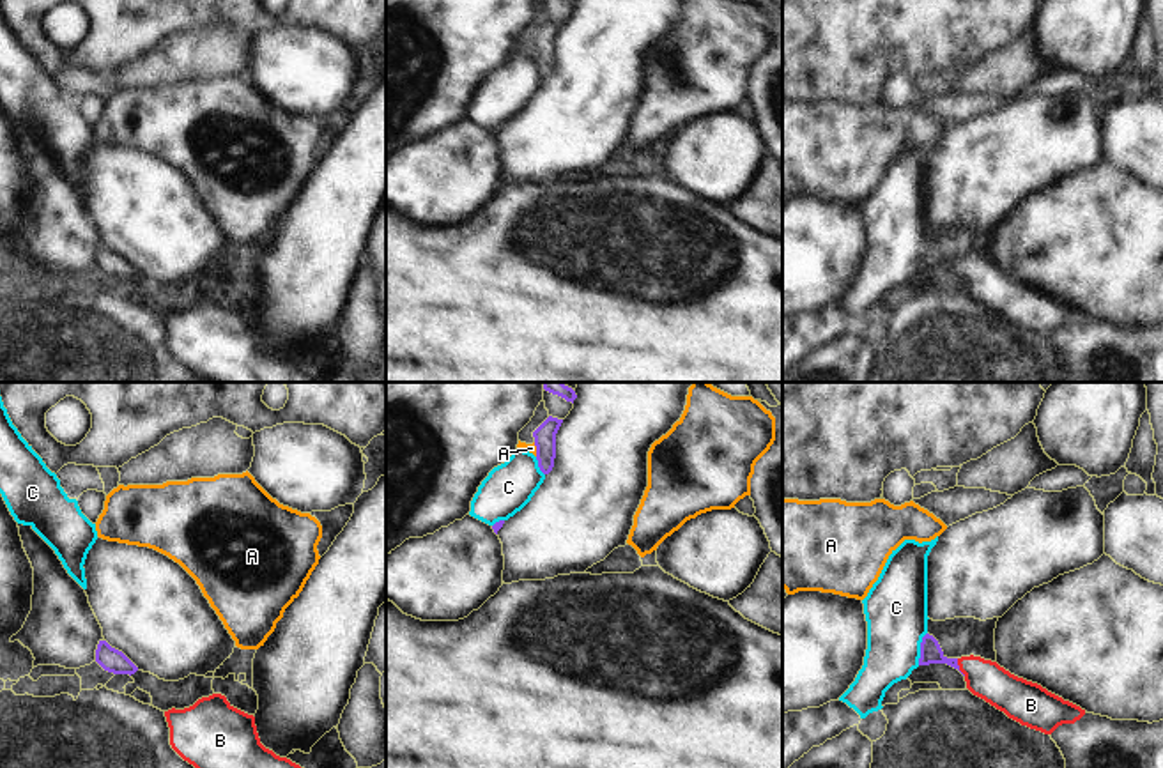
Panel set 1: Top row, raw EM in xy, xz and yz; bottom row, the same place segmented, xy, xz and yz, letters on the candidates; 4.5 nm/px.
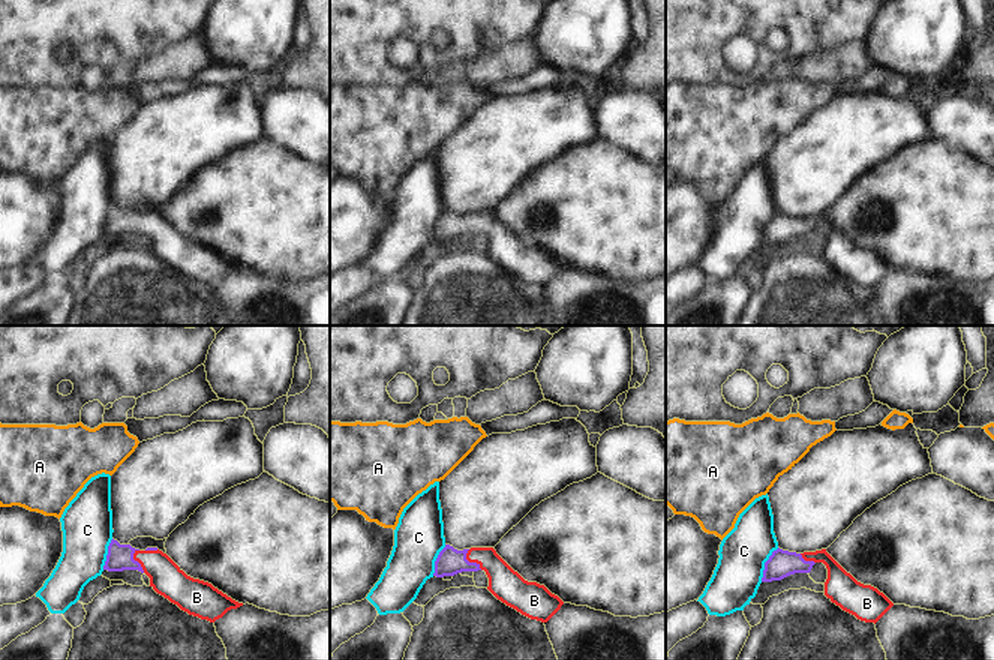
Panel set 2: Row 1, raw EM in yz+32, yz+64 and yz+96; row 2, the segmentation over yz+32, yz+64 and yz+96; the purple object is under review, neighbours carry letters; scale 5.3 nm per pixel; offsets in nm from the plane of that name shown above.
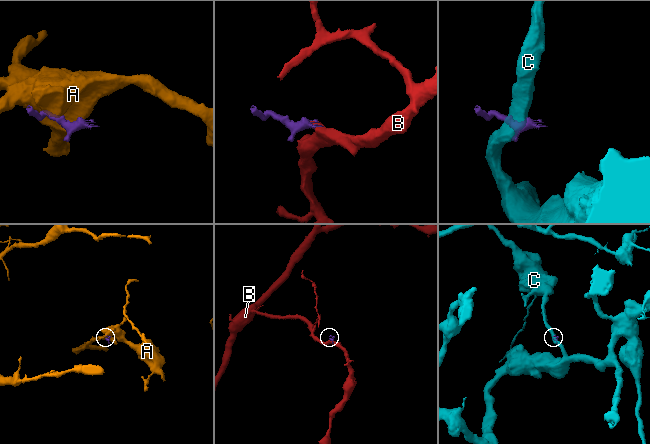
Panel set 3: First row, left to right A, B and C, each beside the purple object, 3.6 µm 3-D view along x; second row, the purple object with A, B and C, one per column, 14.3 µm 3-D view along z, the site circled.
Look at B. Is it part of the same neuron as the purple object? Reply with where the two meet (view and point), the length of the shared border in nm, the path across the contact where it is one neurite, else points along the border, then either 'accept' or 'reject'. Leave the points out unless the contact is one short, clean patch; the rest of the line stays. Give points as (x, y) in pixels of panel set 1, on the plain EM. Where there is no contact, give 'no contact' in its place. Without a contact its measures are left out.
contact yz (958, 271); length 90 nm; way yz (930, 253), (958, 271), (972, 271), (985, 282); accept

